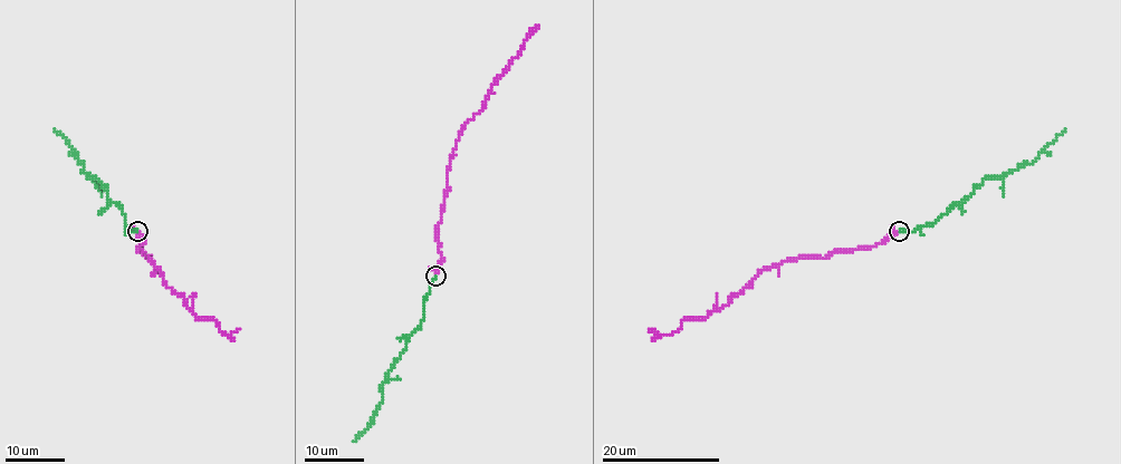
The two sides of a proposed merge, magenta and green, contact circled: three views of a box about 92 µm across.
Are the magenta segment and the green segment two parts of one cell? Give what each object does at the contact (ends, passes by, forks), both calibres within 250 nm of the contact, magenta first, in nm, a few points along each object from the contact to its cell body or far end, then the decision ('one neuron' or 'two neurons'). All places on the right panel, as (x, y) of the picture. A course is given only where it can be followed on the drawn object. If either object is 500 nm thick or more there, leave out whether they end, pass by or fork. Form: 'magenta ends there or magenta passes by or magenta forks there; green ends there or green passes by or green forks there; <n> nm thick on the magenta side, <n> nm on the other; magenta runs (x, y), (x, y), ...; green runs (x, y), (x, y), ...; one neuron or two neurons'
magenta ends there; green ends there; 320 nm thick on the magenta side, 200 nm on the other; magenta runs (899, 231), (875, 245), (765, 268), (705, 318), (684, 318), (668, 336), (650, 329); green runs (899, 231), (931, 225), (985, 180), (1004, 176), (1024, 163), (1032, 163), (1065, 127); one neuron

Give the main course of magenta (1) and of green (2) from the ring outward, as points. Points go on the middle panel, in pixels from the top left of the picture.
1: (436, 276), (442, 255), (436, 230), (456, 141), (462, 126), (481, 108), (490, 86), (538, 26)
2: (436, 276), (425, 297), (421, 324), (387, 374), (382, 386), (382, 400), (369, 427), (352, 442)

